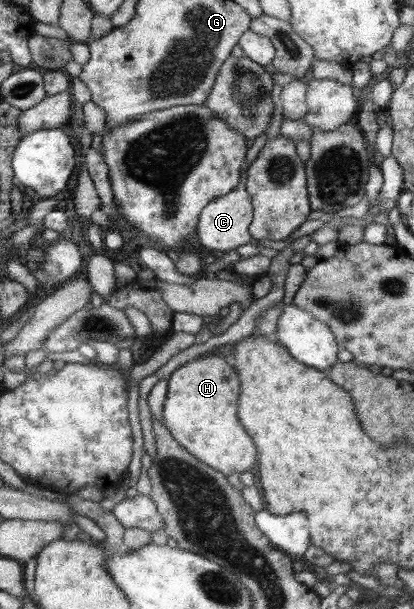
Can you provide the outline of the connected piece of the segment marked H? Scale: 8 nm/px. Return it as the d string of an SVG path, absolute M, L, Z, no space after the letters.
M221 355L199 357L177 368L168 380L168 390L162 409L162 419L172 438L199 462L215 468L226 477L247 472L257 462L257 450L251 438L237 420L240 383L235 369Z

